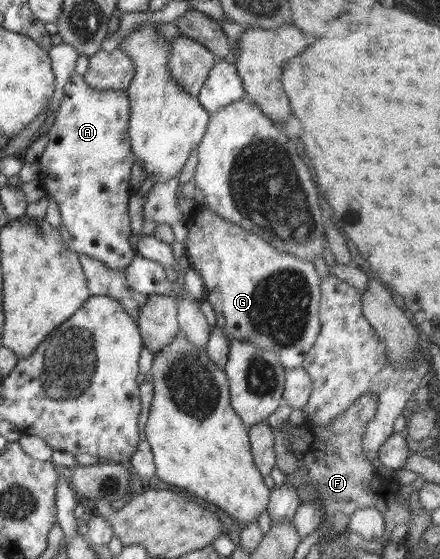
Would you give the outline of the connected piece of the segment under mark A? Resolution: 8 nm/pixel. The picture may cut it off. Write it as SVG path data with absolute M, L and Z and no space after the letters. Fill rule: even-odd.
M74 72L64 86L58 114L52 129L48 131L48 145L37 160L40 166L39 182L43 190L50 191L61 213L58 231L68 243L71 251L84 257L92 257L106 265L108 269L125 270L132 262L134 249L129 242L131 227L128 206L131 197L130 171L134 163L134 153L128 135L128 95L124 90L97 90Z

